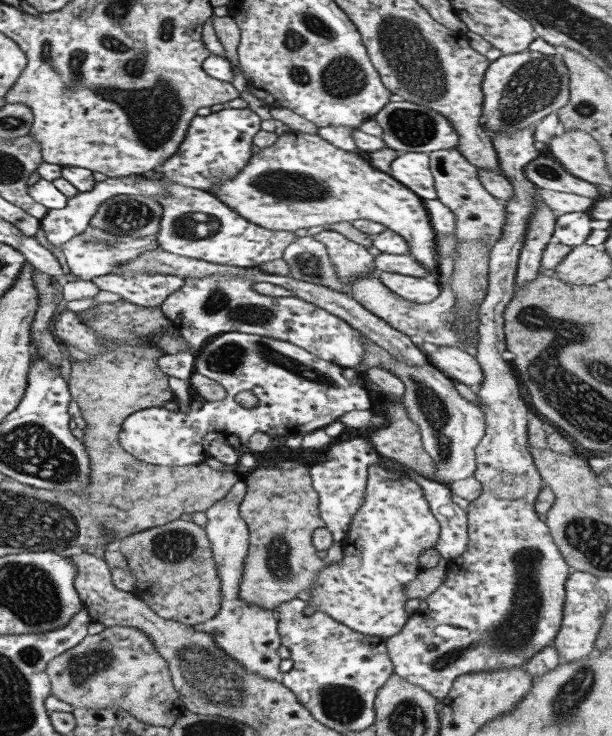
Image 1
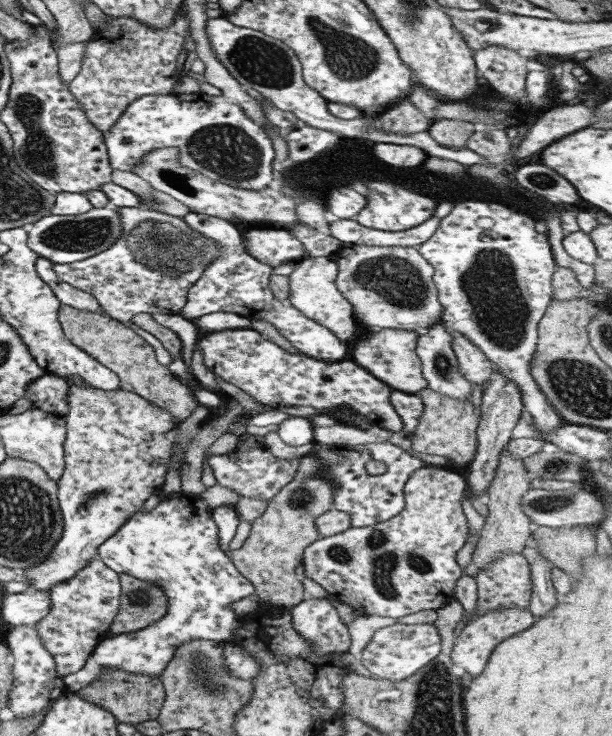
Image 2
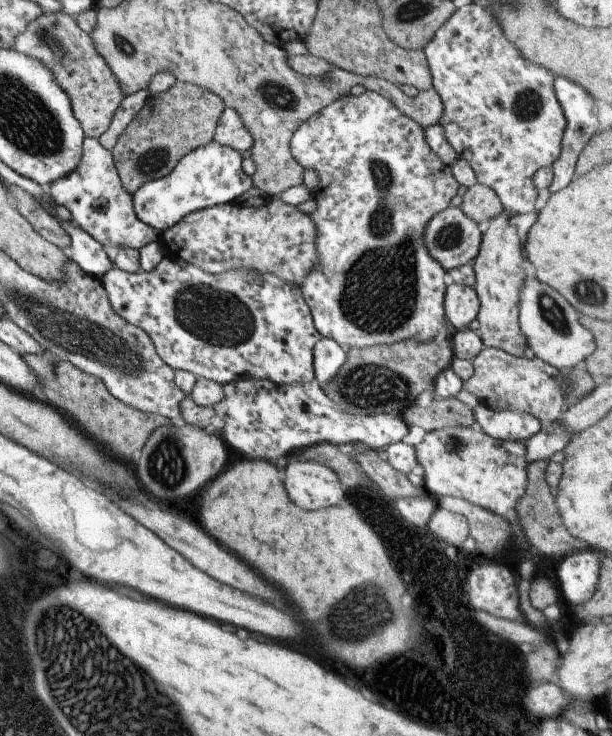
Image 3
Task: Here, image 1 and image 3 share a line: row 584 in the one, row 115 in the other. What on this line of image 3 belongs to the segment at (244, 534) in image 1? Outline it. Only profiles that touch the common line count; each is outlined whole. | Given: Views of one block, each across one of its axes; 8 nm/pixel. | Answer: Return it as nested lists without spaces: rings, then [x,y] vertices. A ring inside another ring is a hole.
[[[225,108],[215,130],[214,142],[240,153],[252,148],[253,140],[253,134],[245,127],[240,115],[234,109]]]

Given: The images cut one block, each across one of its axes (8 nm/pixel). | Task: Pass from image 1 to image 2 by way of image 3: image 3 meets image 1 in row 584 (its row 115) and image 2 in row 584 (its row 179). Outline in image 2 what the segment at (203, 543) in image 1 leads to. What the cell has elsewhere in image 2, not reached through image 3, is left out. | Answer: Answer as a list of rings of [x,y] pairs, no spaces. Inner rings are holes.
[[[126,573],[119,576],[122,586],[120,608],[107,638],[147,628],[168,612],[168,596],[162,587]]]

